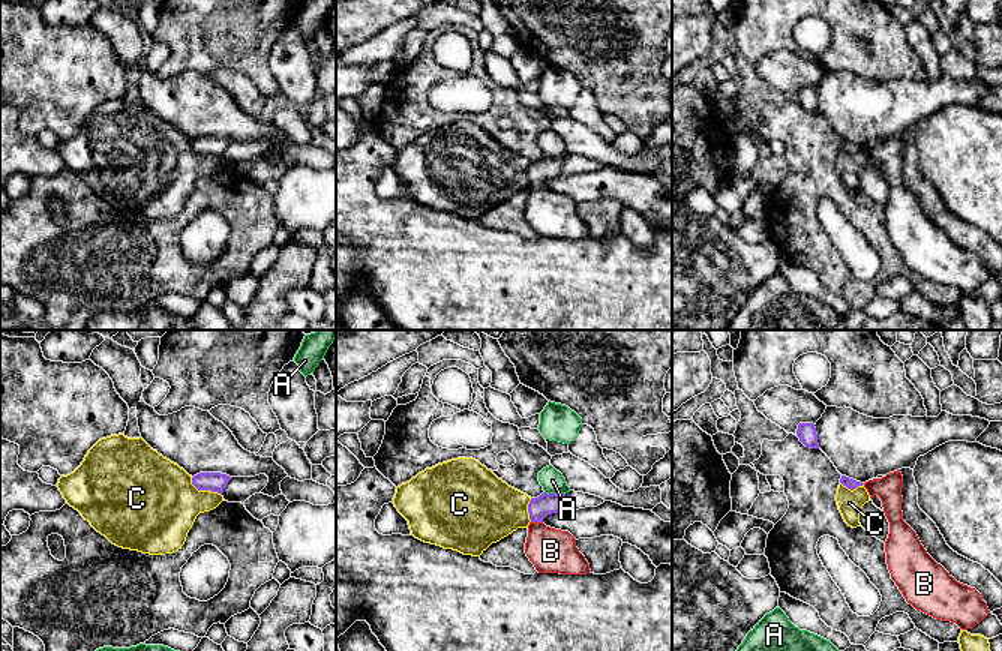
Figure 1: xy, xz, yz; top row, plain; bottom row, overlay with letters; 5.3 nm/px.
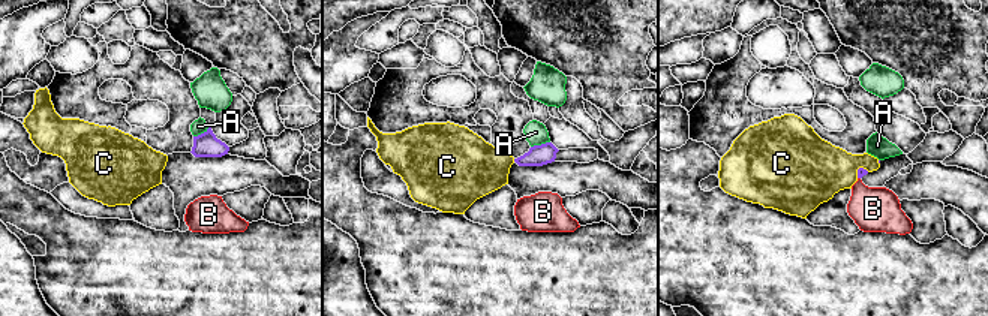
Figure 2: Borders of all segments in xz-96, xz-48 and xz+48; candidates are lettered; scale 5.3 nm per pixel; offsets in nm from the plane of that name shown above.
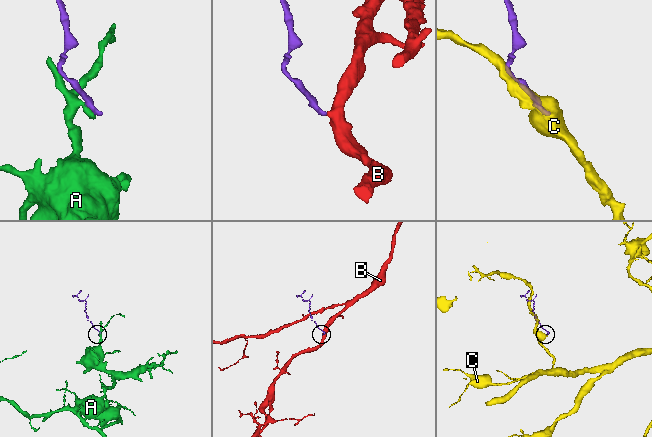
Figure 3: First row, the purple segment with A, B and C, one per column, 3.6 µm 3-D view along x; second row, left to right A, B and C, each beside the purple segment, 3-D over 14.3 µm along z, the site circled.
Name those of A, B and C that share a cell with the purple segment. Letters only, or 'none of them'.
B

